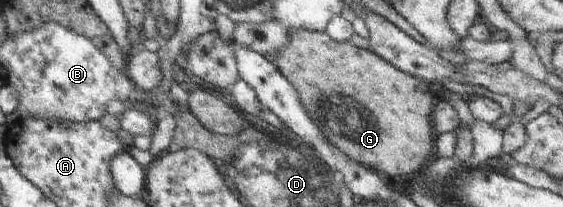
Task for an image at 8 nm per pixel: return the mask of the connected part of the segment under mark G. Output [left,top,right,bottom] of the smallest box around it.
[275,29,436,180]

